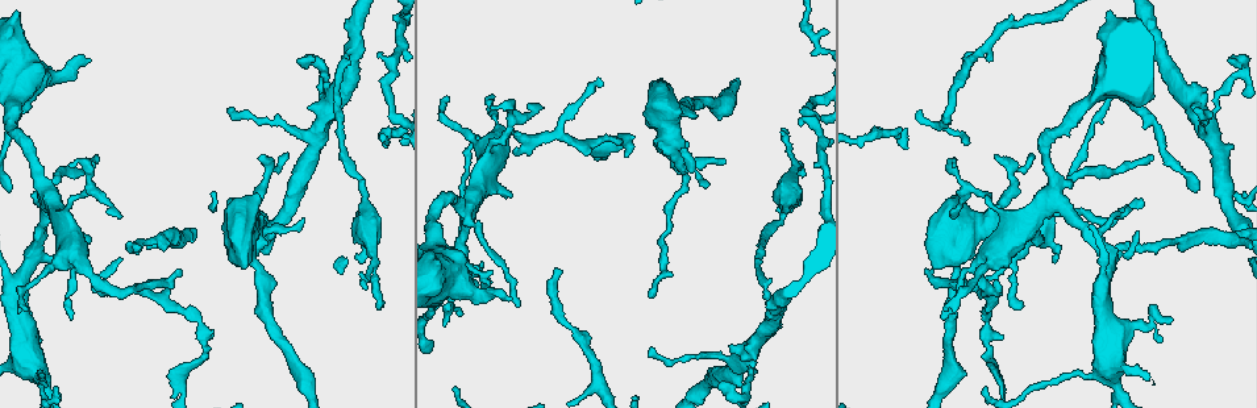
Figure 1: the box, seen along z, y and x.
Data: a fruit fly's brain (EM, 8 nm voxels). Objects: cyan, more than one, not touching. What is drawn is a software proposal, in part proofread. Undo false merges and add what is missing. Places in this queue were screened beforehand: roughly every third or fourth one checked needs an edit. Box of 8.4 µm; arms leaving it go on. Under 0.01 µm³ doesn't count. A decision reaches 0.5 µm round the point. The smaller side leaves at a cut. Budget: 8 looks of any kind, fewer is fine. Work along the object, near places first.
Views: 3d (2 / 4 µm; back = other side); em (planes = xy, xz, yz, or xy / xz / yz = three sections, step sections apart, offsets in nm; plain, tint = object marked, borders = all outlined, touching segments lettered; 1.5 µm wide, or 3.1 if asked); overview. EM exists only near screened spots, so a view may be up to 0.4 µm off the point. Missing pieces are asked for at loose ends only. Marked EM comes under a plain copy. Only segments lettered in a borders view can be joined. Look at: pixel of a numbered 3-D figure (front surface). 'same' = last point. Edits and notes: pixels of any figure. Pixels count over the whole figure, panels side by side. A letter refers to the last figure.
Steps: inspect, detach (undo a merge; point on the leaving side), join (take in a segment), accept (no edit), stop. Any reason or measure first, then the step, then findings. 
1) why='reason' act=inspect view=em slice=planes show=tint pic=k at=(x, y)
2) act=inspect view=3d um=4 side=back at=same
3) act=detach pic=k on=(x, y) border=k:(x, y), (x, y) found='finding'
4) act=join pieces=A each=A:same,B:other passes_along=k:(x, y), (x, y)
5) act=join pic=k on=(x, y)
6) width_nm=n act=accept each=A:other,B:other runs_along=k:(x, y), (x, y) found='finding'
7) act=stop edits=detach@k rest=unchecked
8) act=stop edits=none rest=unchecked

act=inspect view=em slice=planes show=borders pic=1 at=(556, 270)

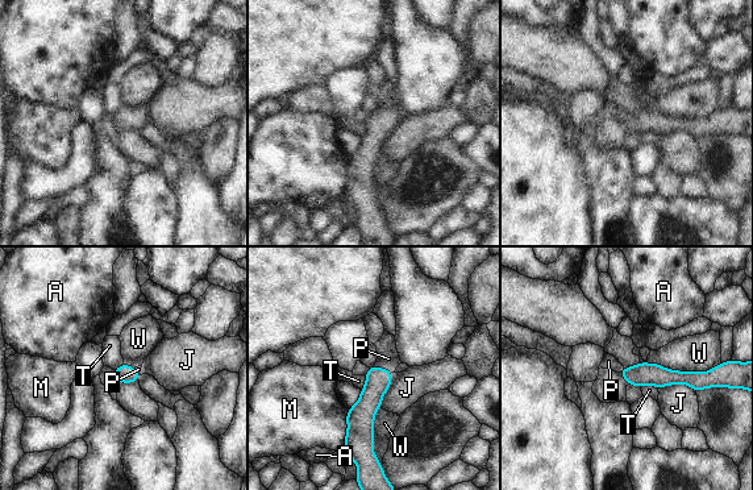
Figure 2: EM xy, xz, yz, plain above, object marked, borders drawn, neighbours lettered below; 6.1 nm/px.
act=join pieces=P each=A:other,J:other,M:other,P:same,T:other,W:other found='it goes on there'

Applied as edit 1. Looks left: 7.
why='see it whole again' act=inspect view=overview

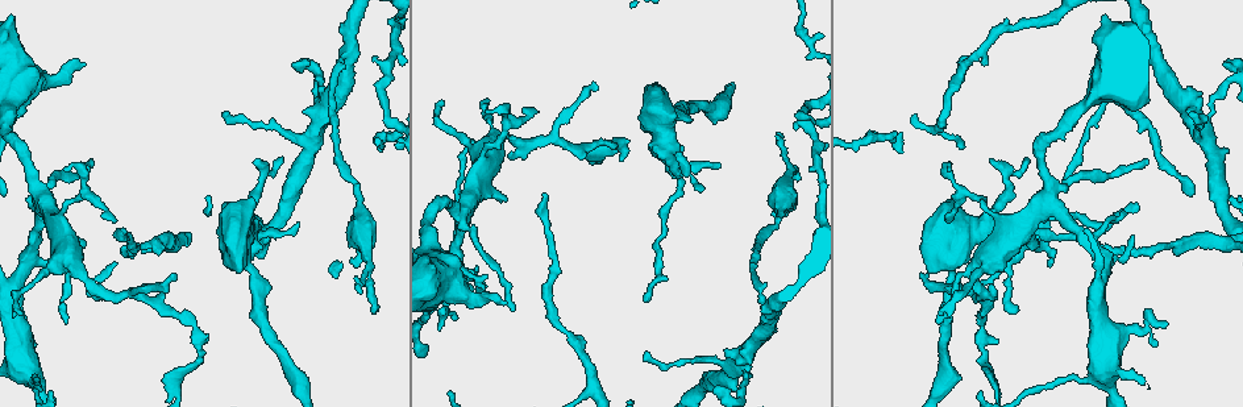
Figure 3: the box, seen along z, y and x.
why='calibre changes' act=inspect view=3d um=4 pic=3 at=(771, 315)

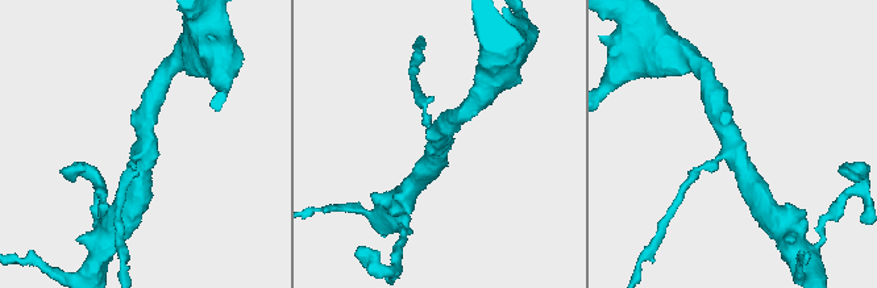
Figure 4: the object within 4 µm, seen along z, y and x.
arms=3 act=inspect view=em slice=planes show=borders pic=4 at=(728, 149)

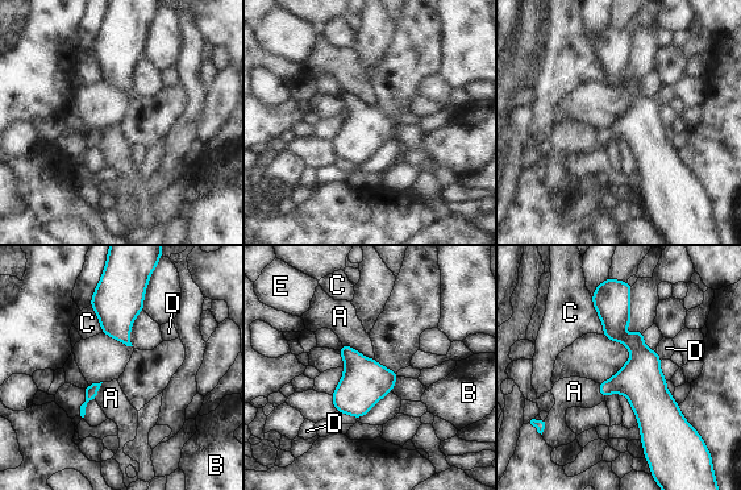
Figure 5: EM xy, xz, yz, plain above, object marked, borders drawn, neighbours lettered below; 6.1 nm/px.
longest_contact=C:240nm act=accept each=A:other,B:other,C:other,D:other,E:other border=5:(342, 344), (374, 360) found='all the same neuron'

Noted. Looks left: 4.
act=stop edits=join@2 rest=unchecked

